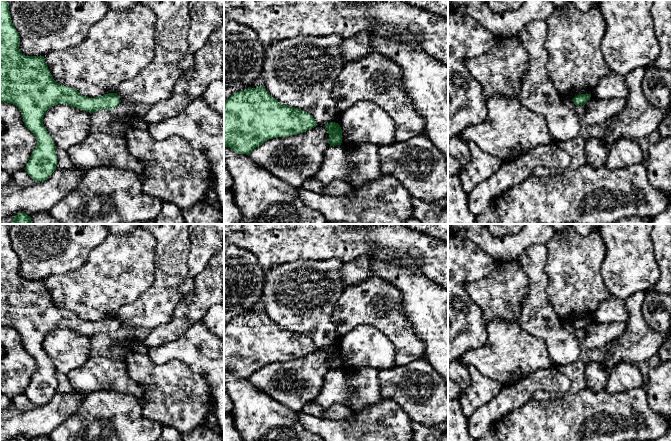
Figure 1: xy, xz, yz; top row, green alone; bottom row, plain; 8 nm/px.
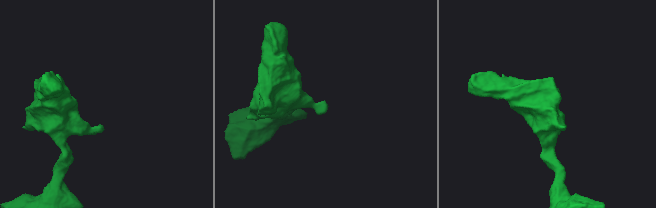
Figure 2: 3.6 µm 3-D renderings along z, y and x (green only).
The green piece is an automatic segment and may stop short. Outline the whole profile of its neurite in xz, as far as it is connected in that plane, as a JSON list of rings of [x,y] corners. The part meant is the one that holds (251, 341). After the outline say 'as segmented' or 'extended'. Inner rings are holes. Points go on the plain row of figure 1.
[[[261,309],[234,317],[224,326],[224,371],[249,379],[265,365],[303,357],[318,348],[312,339],[301,333],[283,329]]]; as segmented

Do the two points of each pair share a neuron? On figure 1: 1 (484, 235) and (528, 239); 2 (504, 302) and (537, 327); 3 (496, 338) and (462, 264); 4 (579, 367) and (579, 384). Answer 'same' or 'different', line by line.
1: same
2: different
3: different
4: same

